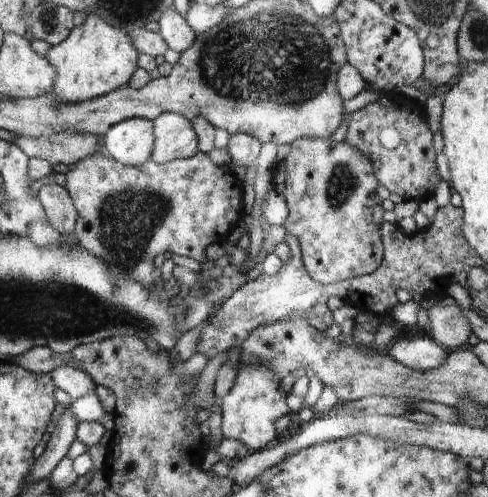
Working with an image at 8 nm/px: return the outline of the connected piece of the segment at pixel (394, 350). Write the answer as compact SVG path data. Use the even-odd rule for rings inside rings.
M397 338L387 353L415 371L430 372L444 364L448 350L432 338Z

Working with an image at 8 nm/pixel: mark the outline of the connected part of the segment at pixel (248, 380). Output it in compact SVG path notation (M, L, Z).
M246 364L239 368L234 386L222 400L222 434L236 440L248 452L264 449L270 440L279 437L274 422L286 414L292 414L286 403L290 394L280 390L280 381L264 364Z

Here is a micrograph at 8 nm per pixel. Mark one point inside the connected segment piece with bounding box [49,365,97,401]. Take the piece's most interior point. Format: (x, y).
(77, 383)

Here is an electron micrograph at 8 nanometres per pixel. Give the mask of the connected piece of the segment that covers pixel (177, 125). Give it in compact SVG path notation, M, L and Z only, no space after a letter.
M164 112L152 121L154 150L152 160L166 164L176 159L187 159L199 151L199 140L191 122L176 112Z

